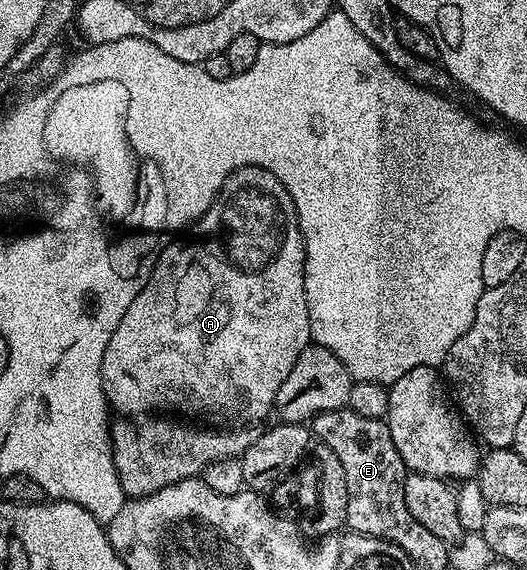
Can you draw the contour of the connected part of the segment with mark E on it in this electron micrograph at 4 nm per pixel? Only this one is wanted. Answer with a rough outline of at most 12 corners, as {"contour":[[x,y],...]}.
{"contour":[[347,407],[310,433],[346,474],[347,528],[410,547],[443,542],[410,515],[384,419]]}

